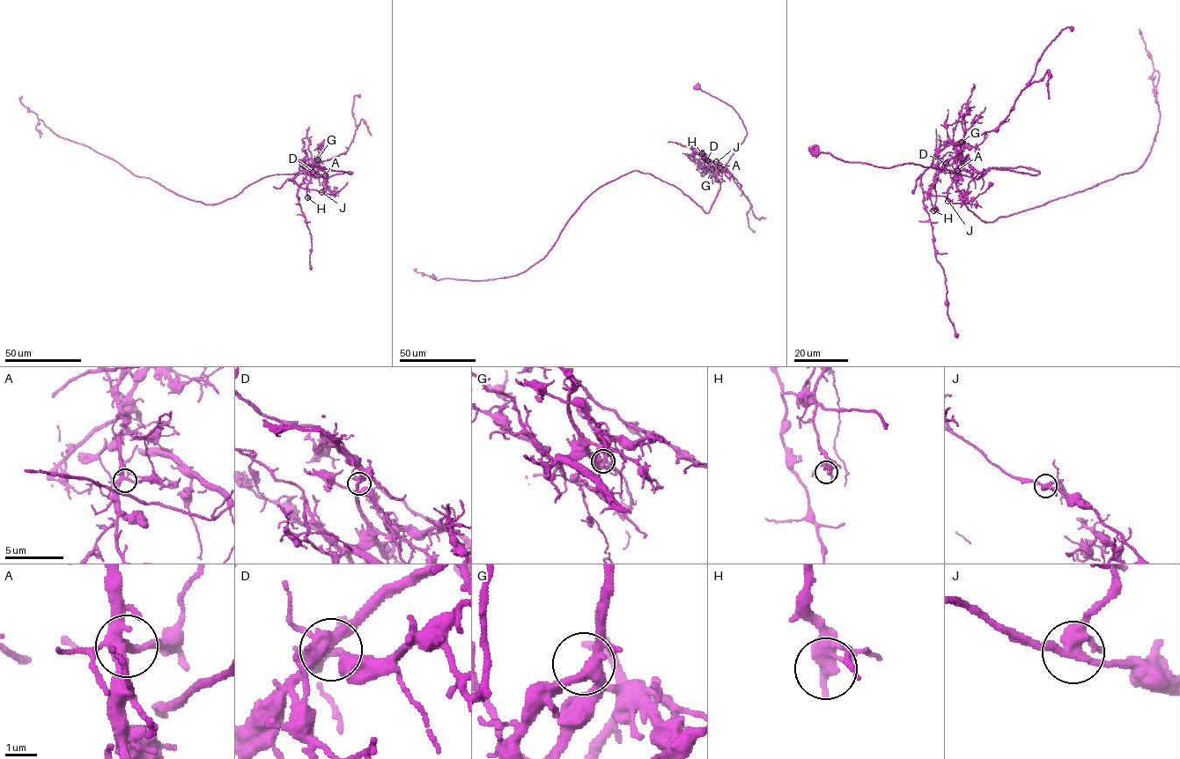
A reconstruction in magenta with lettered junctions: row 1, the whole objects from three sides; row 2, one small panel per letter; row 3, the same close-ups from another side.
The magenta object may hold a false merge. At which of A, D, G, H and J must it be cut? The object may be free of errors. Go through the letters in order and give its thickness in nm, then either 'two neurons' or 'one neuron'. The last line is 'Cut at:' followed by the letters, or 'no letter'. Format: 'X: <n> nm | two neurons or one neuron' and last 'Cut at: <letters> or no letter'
A: 320 nm | one neuron
D: 340 nm | one neuron
G: 320 nm | one neuron
H: 360 nm | one neuron
J: 360 nm | two neurons
Cut at: J

